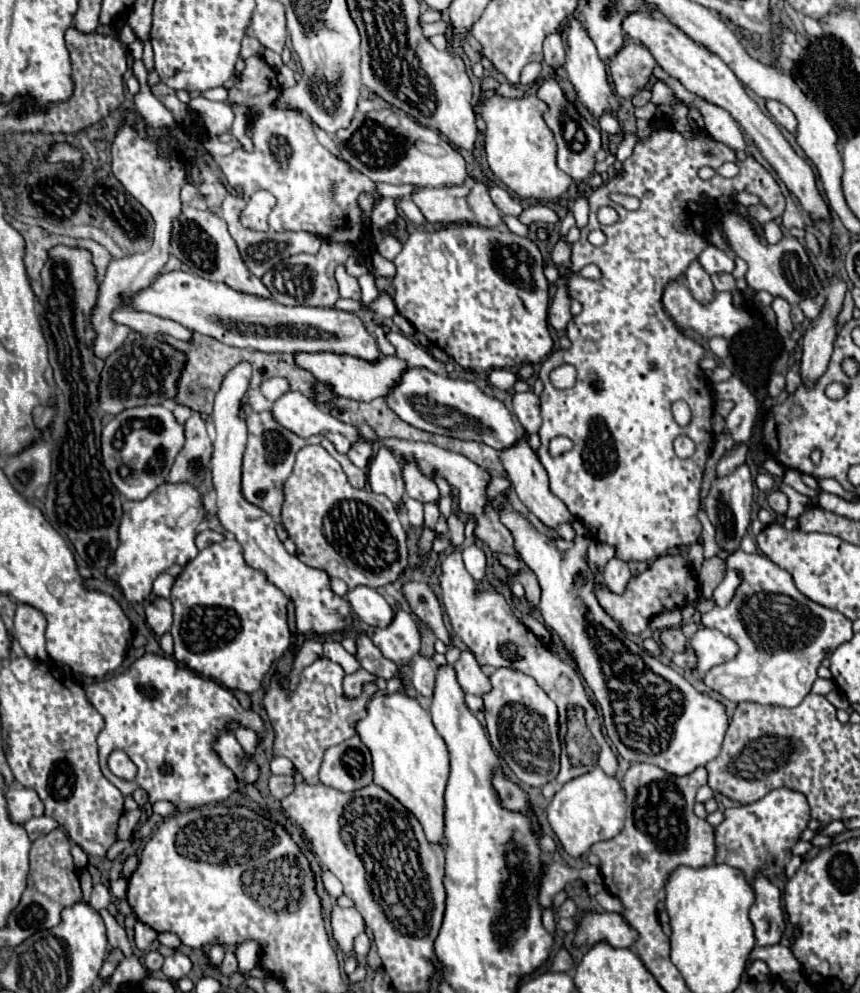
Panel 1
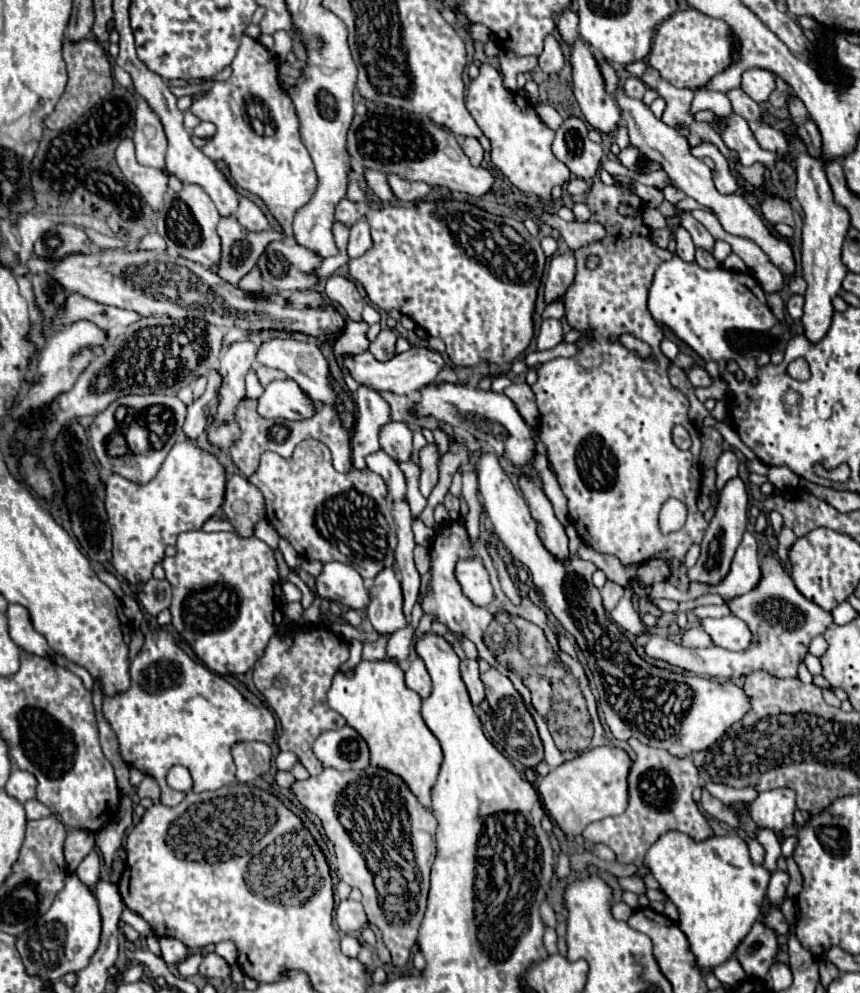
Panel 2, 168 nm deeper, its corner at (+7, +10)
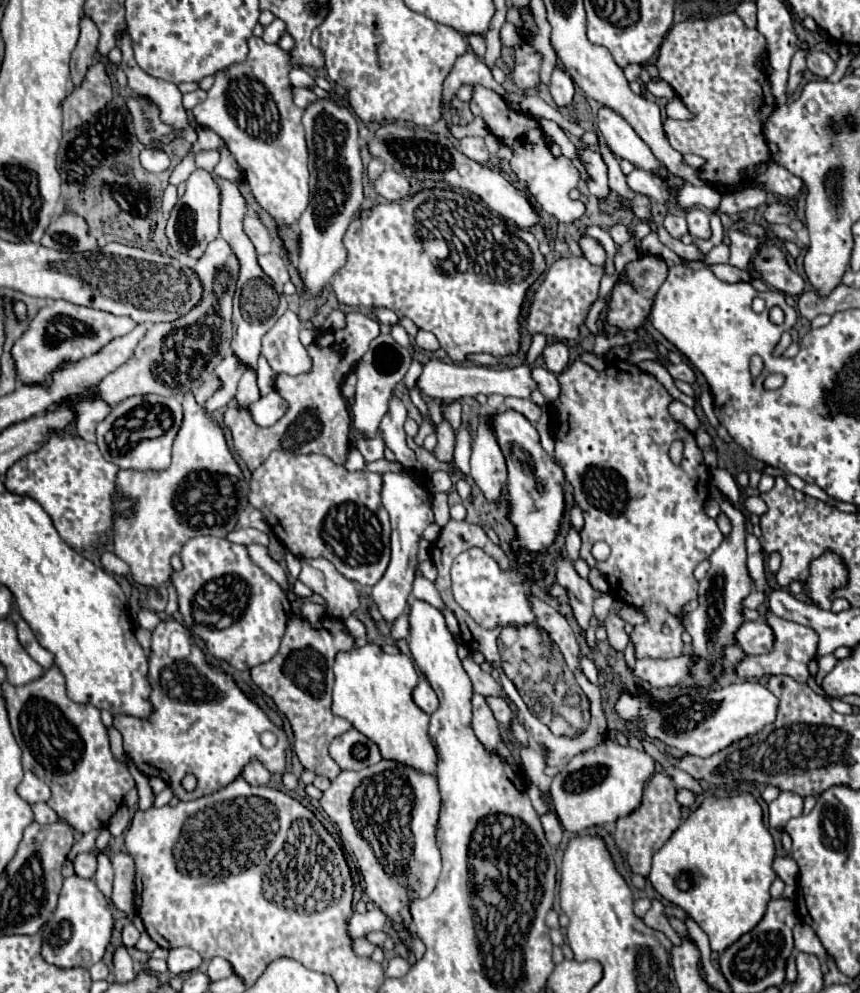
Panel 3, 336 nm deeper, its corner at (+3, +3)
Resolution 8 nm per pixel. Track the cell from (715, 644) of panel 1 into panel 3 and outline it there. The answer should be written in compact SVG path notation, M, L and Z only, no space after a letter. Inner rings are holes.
M763 619L745 621L735 631L735 641L747 655L769 653L773 649L773 631Z

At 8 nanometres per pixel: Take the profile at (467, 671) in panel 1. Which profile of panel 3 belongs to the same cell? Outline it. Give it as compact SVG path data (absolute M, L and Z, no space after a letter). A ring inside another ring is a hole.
M473 693L473 731L477 739L491 751L497 751L501 757L505 757L513 765L513 757L507 749L507 743L499 735L499 727L495 717L491 717L491 709L483 695Z

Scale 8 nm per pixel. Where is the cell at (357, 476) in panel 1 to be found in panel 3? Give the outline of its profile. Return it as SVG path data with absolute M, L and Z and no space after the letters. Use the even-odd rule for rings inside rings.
M355 311L347 313L347 327L343 331L319 337L319 339L333 339L331 347L323 349L319 341L313 341L313 353L311 353L313 371L297 377L279 375L275 379L275 389L287 399L289 411L273 427L263 429L255 425L245 407L229 407L225 411L225 425L231 429L235 453L249 467L251 473L269 457L271 451L287 451L289 455L323 453L337 465L343 465L347 461L351 415L341 395L341 383L343 377L355 369L355 363L369 349L369 341L373 341L377 335L379 335L379 323L373 317ZM337 337L343 337L343 341L337 343Z

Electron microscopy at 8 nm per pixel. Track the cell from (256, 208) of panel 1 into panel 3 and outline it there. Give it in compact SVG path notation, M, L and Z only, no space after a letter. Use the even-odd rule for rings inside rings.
M255 213L245 215L245 233L253 241L257 253L269 253L271 251L271 235L267 227L261 223L261 219Z

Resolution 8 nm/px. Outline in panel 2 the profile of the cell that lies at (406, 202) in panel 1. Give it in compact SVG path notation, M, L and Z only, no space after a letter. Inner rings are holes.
M365 168L363 170L363 178L365 178L365 184L371 192L375 192L383 202L393 202L395 196L391 194L389 186L387 186L387 176L379 170L371 170L371 168Z

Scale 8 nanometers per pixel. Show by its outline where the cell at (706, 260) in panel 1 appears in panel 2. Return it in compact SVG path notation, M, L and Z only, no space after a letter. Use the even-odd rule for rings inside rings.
M687 212L687 214L683 214L681 226L691 234L691 238L693 238L695 246L705 248L705 250L711 250L711 248L713 248L713 244L715 244L713 236L711 236L711 234L707 232L707 228L705 228L701 222L697 222L689 212Z

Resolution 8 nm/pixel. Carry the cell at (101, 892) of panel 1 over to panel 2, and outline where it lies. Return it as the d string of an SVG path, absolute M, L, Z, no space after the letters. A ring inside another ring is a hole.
M93 848L83 860L81 864L77 866L77 876L83 884L87 884L89 888L95 886L95 882L99 880L101 876L101 858L97 854L97 848Z

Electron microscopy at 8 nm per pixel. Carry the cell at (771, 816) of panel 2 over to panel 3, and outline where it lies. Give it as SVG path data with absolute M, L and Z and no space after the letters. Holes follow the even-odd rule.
M781 791L775 801L769 803L769 827L783 829L789 819L799 817L803 811L803 797L791 791Z

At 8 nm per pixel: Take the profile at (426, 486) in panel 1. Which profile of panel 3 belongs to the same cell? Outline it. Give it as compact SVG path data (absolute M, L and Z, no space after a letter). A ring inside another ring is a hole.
M393 397L389 401L389 411L387 415L383 417L381 425L379 425L379 435L385 443L385 447L389 447L395 455L395 459L403 465L403 467L415 467L417 459L415 459L415 451L409 449L407 445L407 437L405 437L405 431L403 431L403 423L407 419L407 409L403 407L403 403Z

